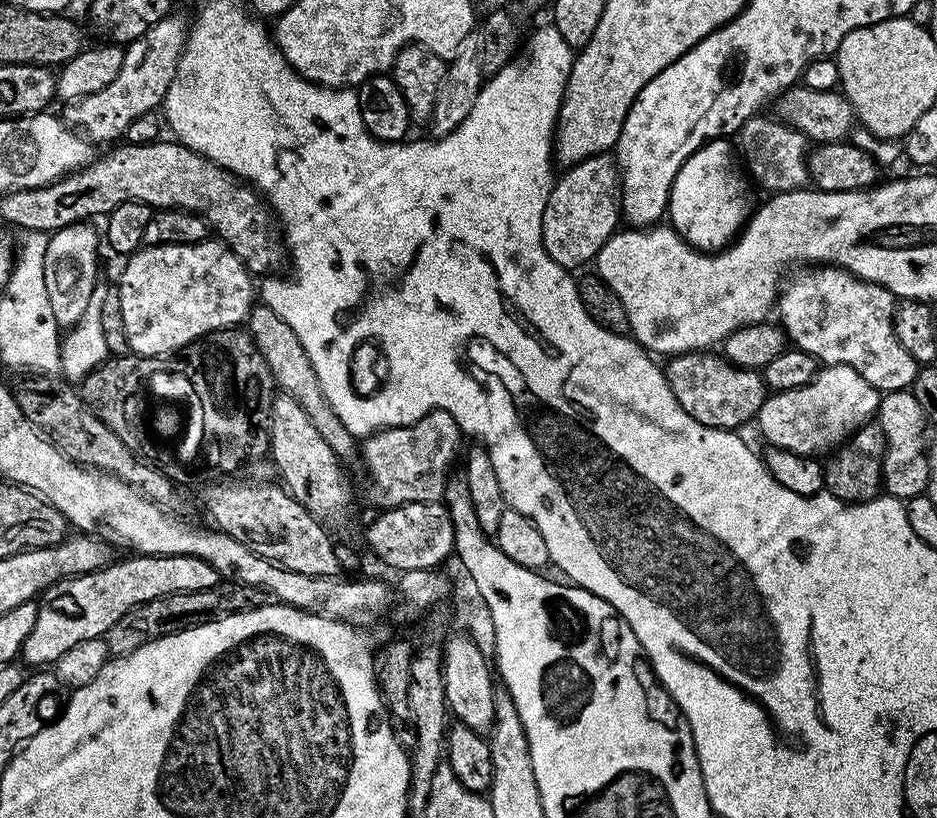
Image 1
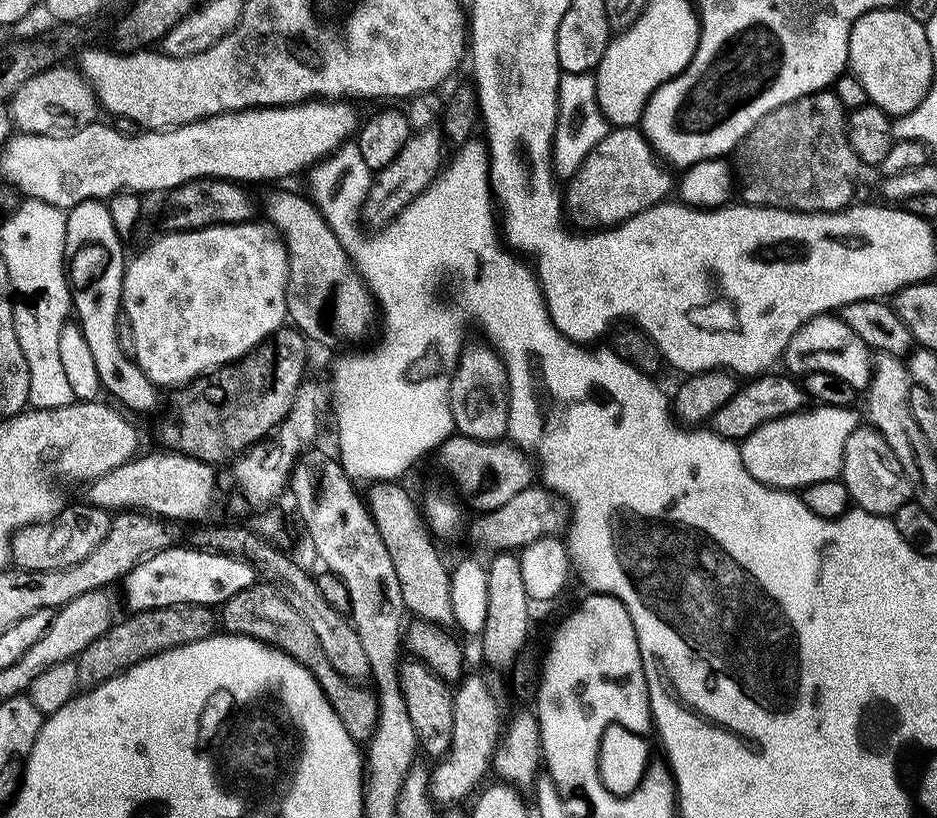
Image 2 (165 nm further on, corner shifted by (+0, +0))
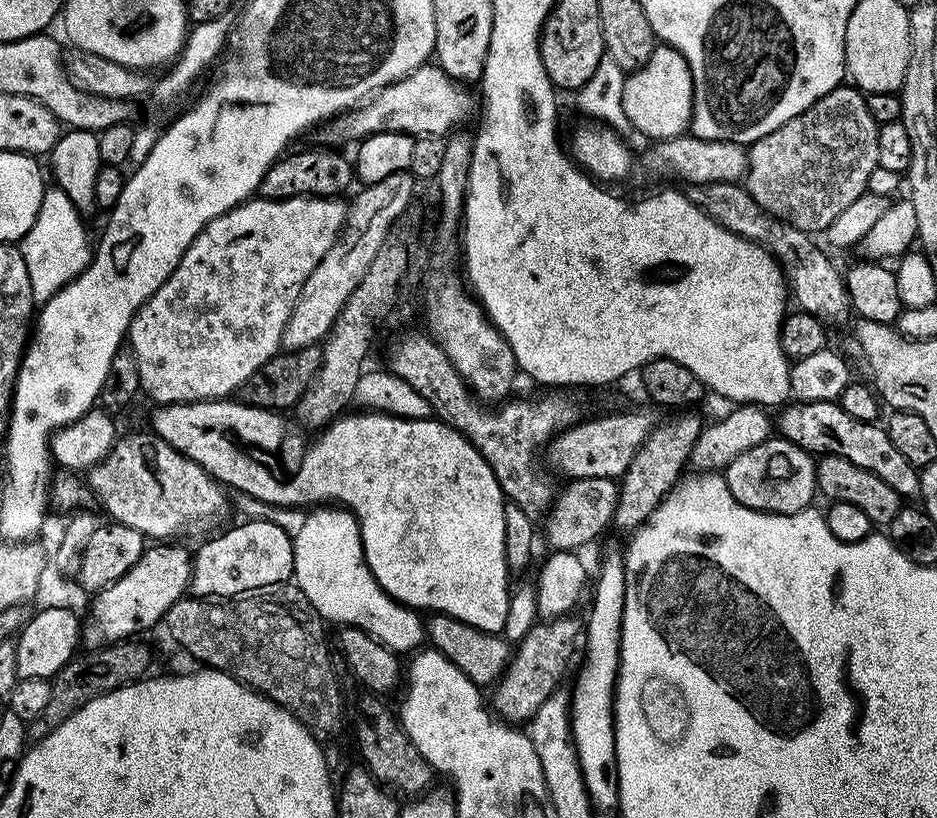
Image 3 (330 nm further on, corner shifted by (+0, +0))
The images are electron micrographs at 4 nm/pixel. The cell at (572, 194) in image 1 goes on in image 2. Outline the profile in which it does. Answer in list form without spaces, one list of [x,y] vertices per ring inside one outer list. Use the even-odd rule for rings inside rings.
[[[613,127],[604,135],[602,142],[598,142],[598,146],[590,150],[580,169],[567,181],[568,192],[566,188],[562,196],[567,219],[580,230],[615,228],[616,225],[637,216],[640,211],[650,210],[655,204],[665,203],[671,197],[668,195],[671,192],[673,195],[674,192],[674,176],[672,180],[671,174],[673,175],[666,167],[665,161],[656,155],[639,127]]]

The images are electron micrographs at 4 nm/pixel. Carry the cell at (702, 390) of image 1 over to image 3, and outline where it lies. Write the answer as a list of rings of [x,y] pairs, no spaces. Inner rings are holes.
[[[819,400],[818,402],[788,402],[777,416],[774,416],[774,428],[781,437],[789,440],[804,452],[811,454],[831,454],[841,456],[854,466],[862,466],[862,470],[870,470],[870,474],[878,474],[886,486],[890,486],[905,501],[912,502],[920,494],[920,473],[917,468],[890,442],[887,431],[879,423],[858,422],[858,418],[850,418],[846,410],[835,400]]]

